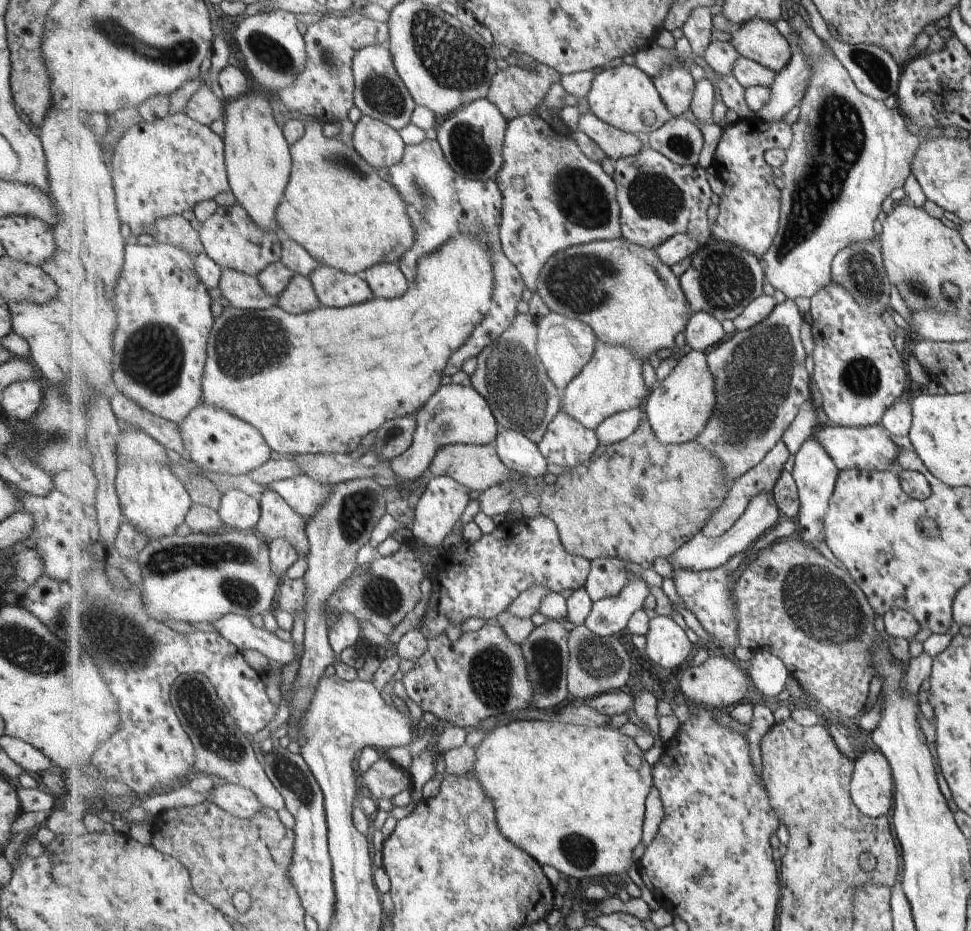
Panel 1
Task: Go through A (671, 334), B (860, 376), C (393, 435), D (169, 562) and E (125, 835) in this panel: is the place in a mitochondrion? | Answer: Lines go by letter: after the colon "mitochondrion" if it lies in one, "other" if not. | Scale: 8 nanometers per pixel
A: other
B: mitochondrion
C: mitochondrion
D: mitochondrion
E: other

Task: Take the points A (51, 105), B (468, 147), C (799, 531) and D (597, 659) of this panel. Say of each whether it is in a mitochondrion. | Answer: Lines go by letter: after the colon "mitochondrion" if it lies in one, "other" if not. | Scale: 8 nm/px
A: other
B: mitochondrion
C: other
D: mitochondrion

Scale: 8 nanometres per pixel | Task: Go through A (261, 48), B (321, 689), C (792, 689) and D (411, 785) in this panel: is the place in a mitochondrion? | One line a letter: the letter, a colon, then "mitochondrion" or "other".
A: mitochondrion
B: other
C: other
D: other

